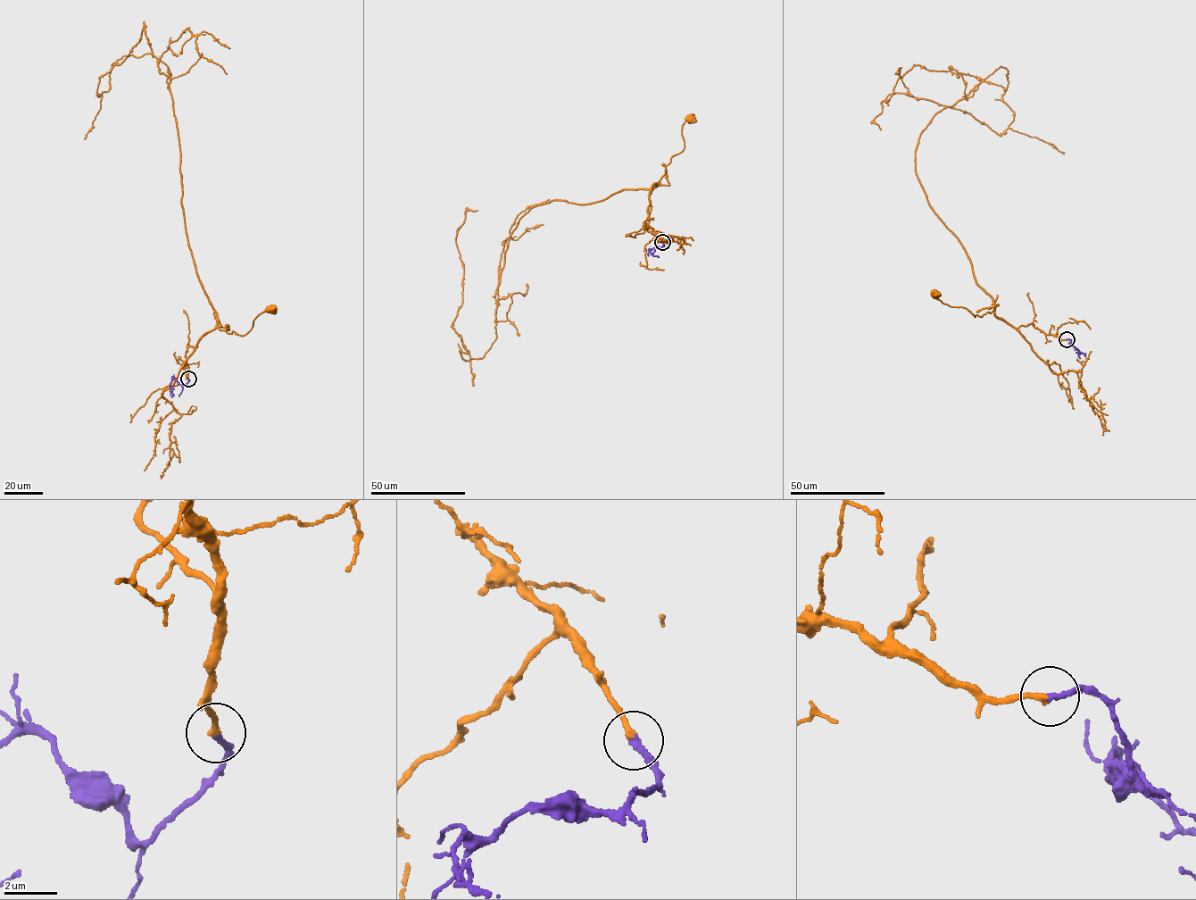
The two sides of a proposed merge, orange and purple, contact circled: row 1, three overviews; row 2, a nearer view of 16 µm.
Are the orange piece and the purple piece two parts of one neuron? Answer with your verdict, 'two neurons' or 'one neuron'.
one neuron

